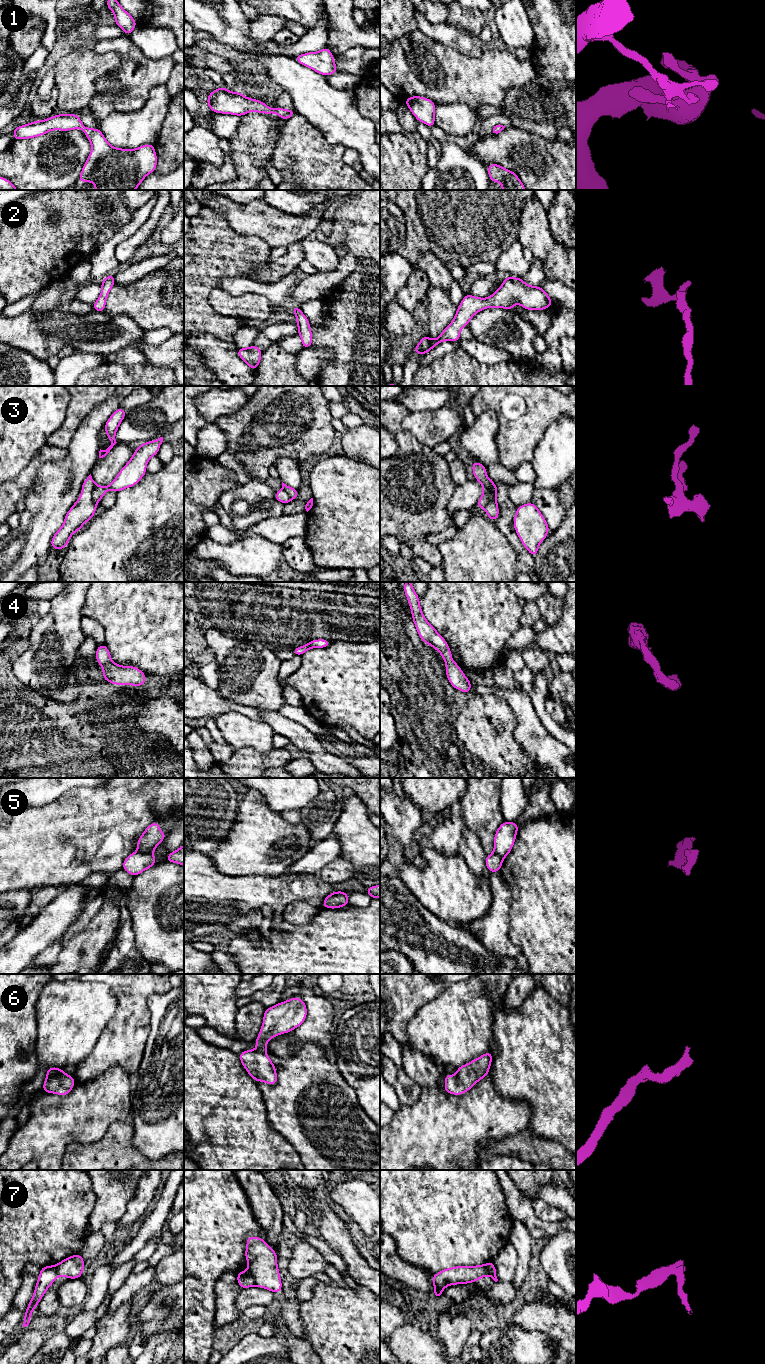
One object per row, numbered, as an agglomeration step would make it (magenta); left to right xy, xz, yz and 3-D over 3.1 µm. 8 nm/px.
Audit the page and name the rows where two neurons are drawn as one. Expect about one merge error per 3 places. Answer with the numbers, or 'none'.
3, 5, 7

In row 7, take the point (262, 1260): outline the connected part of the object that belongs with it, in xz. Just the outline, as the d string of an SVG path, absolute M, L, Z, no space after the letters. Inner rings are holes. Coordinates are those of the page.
M248 1236L246 1243L245 1258L255 1285L274 1293L280 1293L282 1281L277 1267L276 1252L260 1237Z

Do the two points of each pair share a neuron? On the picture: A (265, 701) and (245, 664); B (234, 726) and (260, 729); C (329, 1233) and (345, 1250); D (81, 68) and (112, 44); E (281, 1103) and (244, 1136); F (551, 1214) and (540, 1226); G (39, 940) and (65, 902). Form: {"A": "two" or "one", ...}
{"A": "one", "B": "one", "C": "one", "D": "two", "E": "two", "F": "two", "G": "one"}

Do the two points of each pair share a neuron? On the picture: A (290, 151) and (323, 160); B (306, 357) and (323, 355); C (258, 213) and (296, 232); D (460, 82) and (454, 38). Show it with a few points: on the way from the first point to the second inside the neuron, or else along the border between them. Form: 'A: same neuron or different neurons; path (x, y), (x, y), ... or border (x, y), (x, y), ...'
A: same neuron; path (298, 152), (306, 160), (315, 160)
B: same neuron; path (310, 357), (319, 356)
C: same neuron; path (267, 222), (278, 229), (287, 229)
D: different neurons; border (434, 41), (466, 55), (479, 56)

